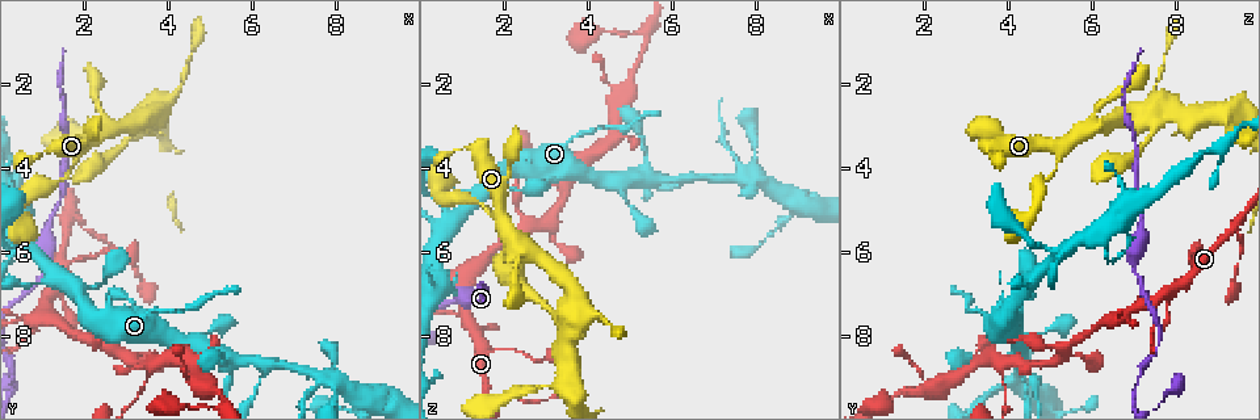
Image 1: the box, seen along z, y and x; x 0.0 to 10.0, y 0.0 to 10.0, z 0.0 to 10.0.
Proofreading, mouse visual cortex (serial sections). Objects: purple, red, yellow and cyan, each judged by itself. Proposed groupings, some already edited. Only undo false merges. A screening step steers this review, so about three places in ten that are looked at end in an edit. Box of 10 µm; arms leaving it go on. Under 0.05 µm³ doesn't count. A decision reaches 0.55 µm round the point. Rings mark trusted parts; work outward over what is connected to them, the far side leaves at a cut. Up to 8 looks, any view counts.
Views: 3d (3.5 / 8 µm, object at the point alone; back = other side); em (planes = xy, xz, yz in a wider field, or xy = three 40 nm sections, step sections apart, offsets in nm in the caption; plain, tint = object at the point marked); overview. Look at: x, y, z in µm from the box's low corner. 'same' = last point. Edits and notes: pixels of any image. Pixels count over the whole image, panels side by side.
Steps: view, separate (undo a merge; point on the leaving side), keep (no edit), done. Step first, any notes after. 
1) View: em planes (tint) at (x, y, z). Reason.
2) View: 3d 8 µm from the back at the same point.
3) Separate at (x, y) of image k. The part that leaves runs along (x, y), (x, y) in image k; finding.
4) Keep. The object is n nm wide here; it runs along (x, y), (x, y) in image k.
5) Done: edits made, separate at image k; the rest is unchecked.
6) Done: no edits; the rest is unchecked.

View: 3d 3.5 µm at (1.70, 4.10, 5.05). A narrow waist.

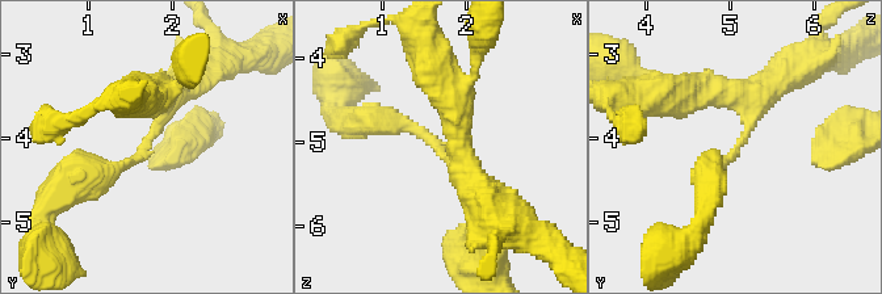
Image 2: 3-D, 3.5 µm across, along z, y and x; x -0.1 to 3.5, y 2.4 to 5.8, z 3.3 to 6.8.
View: em xy step 5 (tint) at (1.70, 4.15, 5.10). The arms are 250, 300 nm wide; shape alone is not enough.

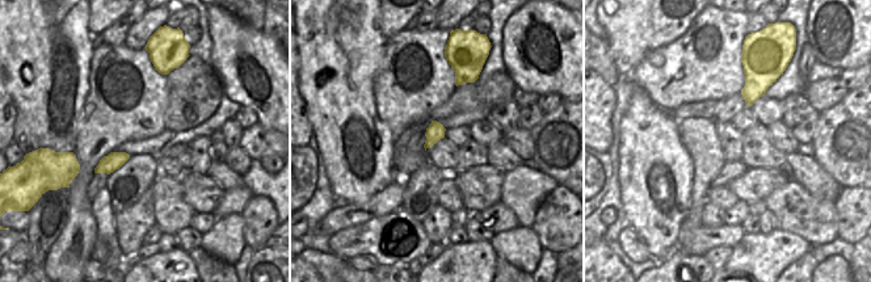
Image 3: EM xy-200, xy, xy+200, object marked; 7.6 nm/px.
Keep. It runs along (163, 91), (135, 159), (74, 179) in image 2; all the same cell.

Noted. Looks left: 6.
View: 3d 3.5 µm at (1.10, 7.45, 6.85). A fork.

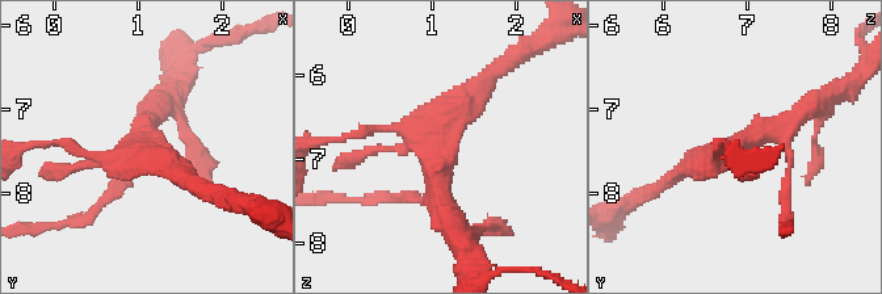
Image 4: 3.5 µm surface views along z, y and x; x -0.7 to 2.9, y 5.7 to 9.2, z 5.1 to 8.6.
View: em xy step 3 (tint) at (1.05, 7.45, 6.90).

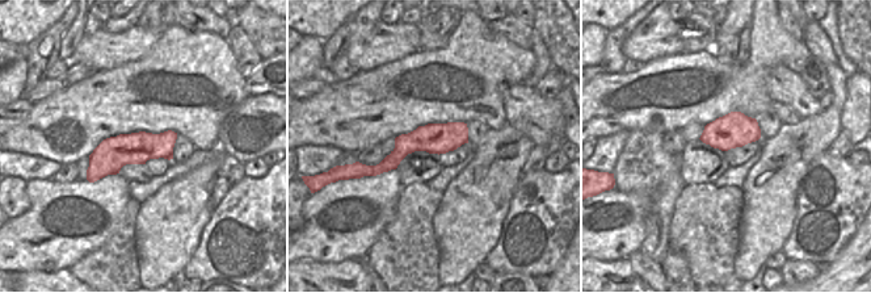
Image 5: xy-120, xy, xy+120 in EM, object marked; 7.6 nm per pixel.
View: em xy step 2 (tint) at the same point.

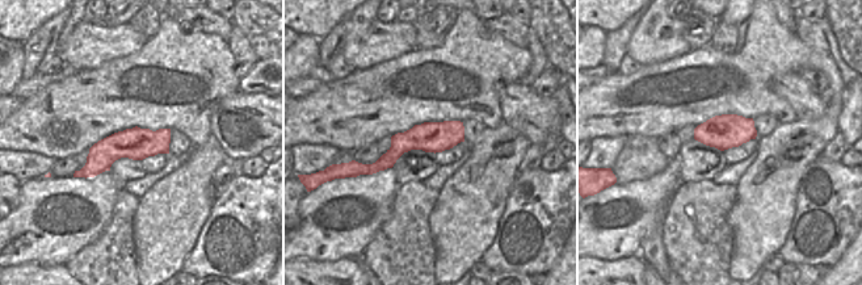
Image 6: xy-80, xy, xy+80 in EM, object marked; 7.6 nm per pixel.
Keep. It runs along (459, 125), (366, 168) in image 6; one cell here.

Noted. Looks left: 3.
View: 3d 3.5 µm at (3.80, 8.55, 4.05).

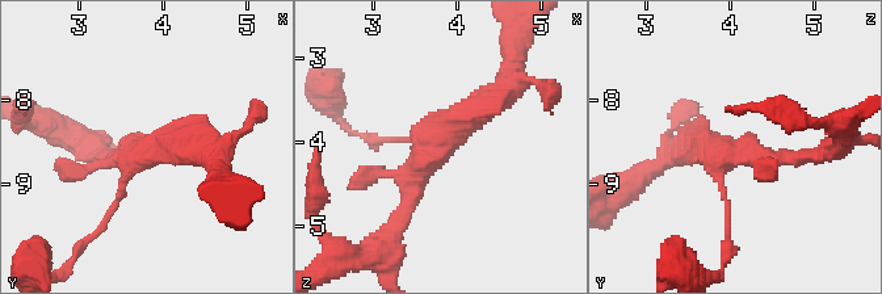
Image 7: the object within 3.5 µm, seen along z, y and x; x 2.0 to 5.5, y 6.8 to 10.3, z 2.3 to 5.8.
View: em xy step 5 (tint) at (3.70, 8.60, 4.00).

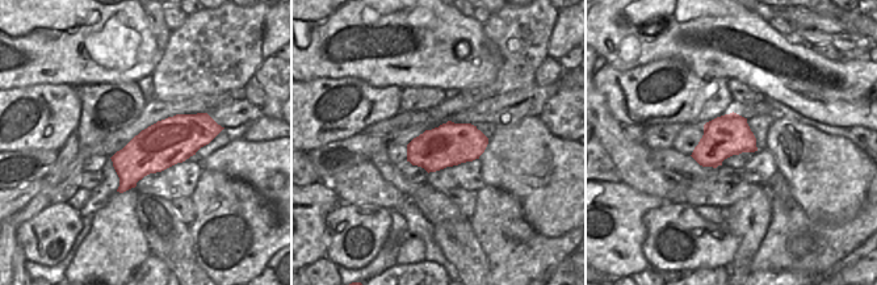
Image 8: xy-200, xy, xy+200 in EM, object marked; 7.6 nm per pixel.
View: em xy step 3 (tint) at the same point. Another direction.

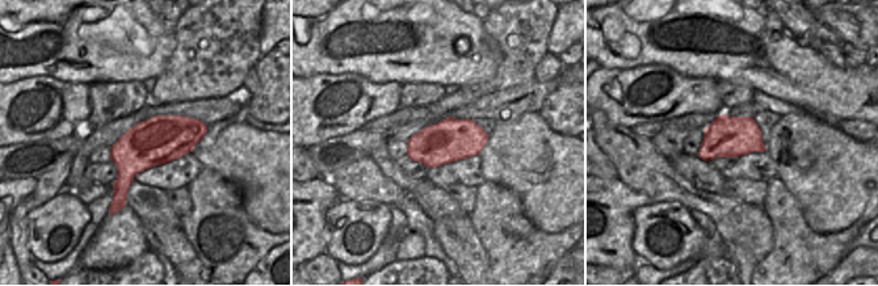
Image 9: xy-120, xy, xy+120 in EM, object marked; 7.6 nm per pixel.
Keep. It runs along (398, 221), (429, 147), (503, 91) in image 7; all the same cell.

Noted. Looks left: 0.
Done: no edits; the rest is unchecked.

